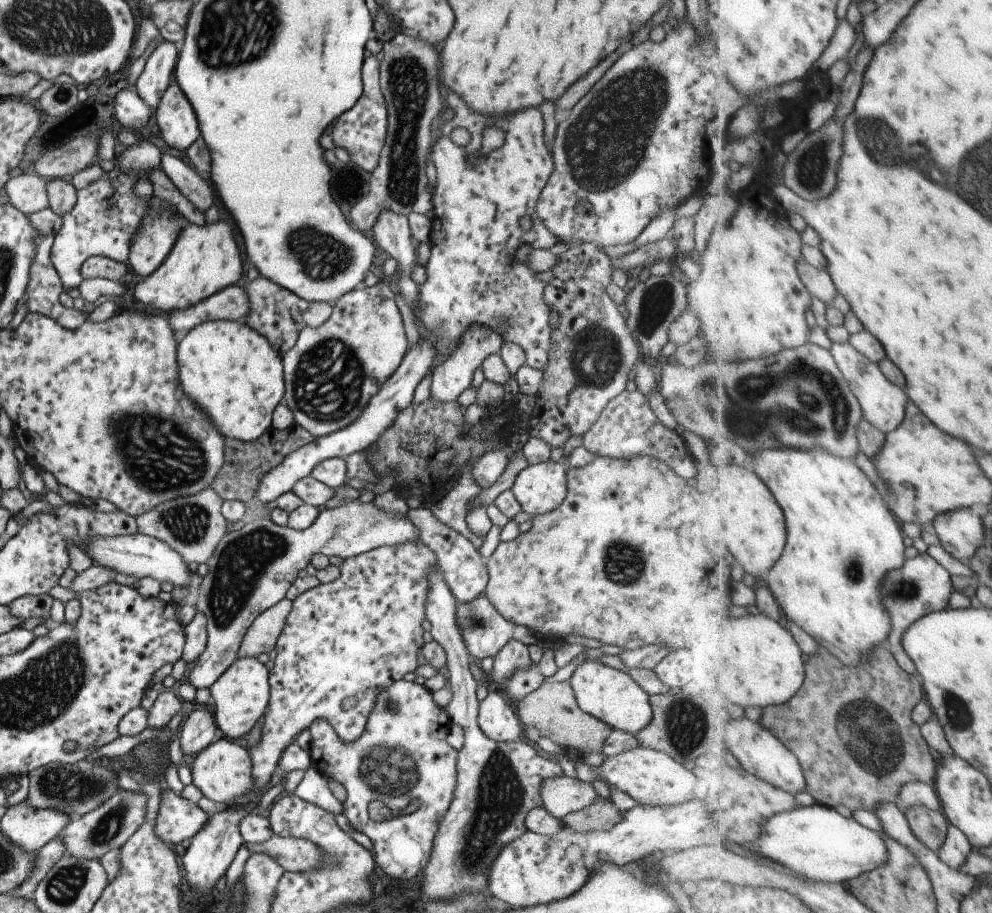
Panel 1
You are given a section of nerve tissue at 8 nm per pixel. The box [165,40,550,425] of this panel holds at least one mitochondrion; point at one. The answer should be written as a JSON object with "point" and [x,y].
{"point":[411,84]}

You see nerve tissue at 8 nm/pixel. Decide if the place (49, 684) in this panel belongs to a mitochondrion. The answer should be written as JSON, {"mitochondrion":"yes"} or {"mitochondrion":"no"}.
{"mitochondrion":"yes"}

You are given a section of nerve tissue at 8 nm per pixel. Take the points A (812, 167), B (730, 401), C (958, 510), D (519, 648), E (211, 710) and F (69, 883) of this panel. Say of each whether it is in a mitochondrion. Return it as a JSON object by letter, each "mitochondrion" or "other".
{"A":"mitochondrion","B":"mitochondrion","C":"other","D":"other","E":"other","F":"mitochondrion"}

